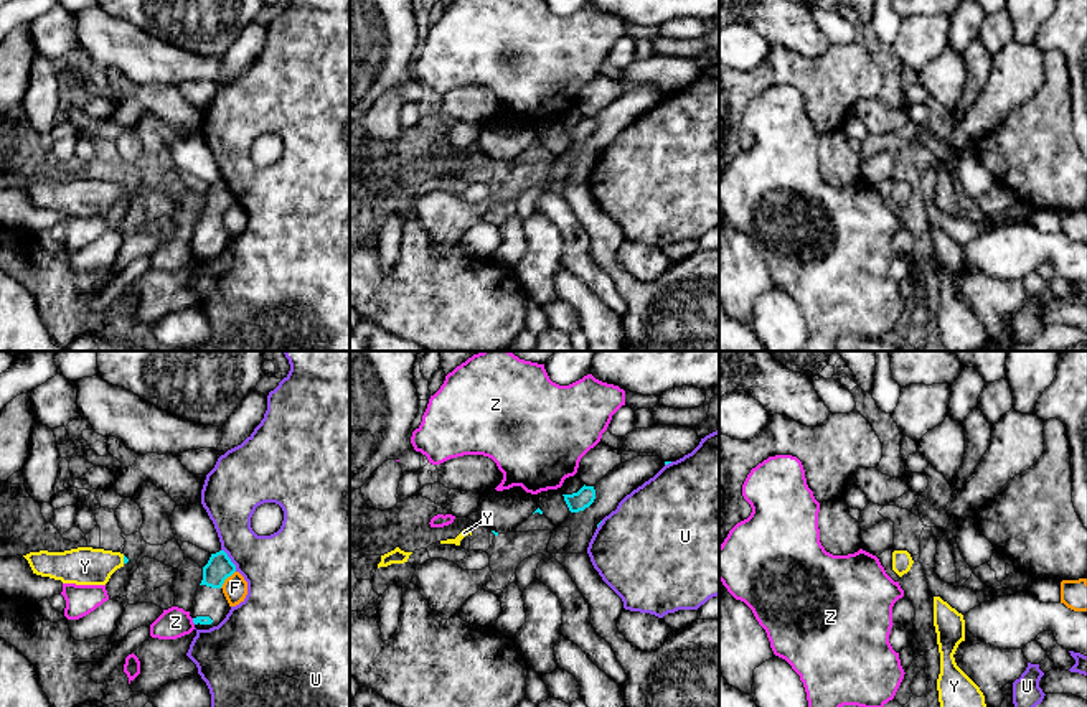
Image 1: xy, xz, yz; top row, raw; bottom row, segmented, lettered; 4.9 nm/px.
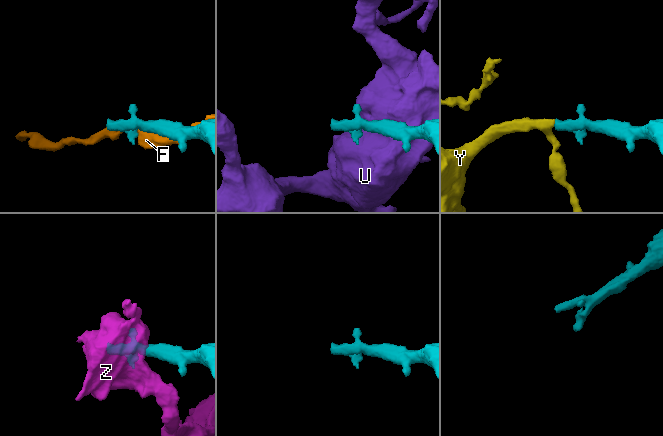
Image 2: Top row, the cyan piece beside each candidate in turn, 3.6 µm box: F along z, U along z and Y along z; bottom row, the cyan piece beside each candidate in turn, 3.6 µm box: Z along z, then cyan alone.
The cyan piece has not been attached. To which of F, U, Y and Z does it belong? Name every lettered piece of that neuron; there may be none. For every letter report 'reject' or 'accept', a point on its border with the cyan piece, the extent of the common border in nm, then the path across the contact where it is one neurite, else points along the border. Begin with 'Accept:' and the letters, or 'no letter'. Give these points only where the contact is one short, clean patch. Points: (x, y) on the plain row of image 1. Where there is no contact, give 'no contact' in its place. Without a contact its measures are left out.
Accept: Y
F: reject; meets cyan in xy at (226, 208); contact 120 nm long
U: reject; meets cyan in xy at (230, 191); contact 130 nm long
Y: accept; meets cyan in xy at (124, 190); contact 40 nm long; runs through xy (126, 190), (124, 190), (84, 196)
Z: reject; meets cyan in xy at (193, 252); contact 40 nm long

